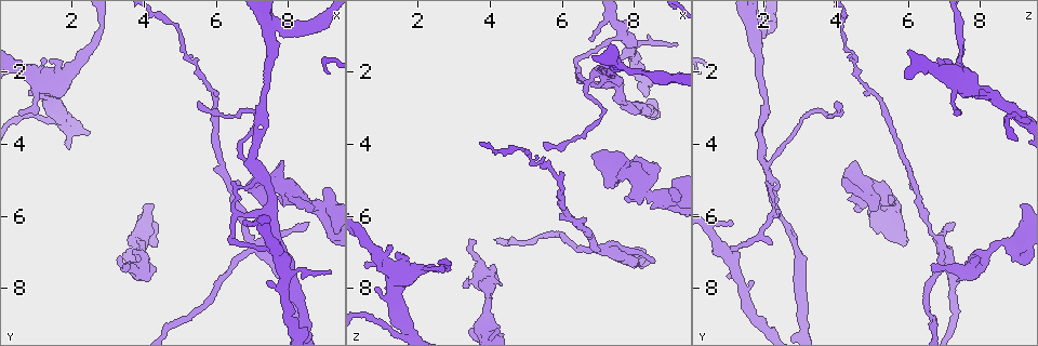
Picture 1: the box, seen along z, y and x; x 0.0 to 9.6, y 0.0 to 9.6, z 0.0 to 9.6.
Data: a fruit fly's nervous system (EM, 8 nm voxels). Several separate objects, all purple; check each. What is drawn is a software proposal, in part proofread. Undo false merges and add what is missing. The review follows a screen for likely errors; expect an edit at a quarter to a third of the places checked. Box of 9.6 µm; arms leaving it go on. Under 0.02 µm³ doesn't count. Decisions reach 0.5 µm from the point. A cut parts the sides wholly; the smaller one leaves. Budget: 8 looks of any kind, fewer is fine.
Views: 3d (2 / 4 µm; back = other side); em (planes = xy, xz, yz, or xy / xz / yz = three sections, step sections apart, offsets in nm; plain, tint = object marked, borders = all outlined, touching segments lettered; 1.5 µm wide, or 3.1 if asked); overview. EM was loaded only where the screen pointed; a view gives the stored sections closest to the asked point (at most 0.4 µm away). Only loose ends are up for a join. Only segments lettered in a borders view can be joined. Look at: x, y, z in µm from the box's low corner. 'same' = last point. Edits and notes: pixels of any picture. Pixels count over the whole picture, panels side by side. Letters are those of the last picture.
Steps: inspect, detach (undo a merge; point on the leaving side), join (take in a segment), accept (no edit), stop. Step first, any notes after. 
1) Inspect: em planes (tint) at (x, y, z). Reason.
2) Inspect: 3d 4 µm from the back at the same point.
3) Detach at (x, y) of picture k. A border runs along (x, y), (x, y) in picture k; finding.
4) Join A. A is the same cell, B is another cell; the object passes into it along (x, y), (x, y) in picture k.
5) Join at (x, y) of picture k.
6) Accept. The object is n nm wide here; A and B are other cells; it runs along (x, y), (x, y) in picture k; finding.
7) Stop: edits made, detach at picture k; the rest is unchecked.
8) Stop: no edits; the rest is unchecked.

Inspect: em xy step 4 (tint) at (7.20, 3.25, 3.05). Sharp bend.

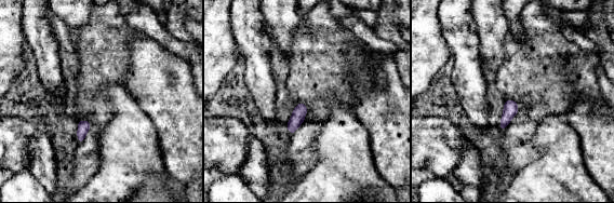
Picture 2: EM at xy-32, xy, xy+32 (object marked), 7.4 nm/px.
Inspect: em planes (borders) at the same point.

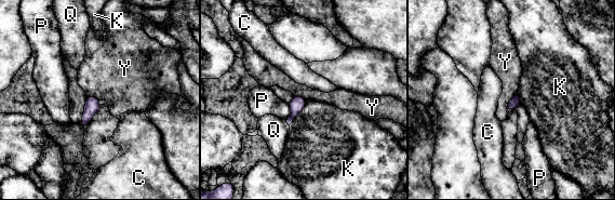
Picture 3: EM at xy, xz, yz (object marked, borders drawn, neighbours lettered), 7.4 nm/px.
Accept. The object is 70 nm wide here; C, K, P, Q and Y are other cells; a border runs along (517, 91), (507, 105), (508, 112) in picture 3; one neuron here.

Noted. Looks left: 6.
Inspect: 3d 4 µm at (8.70, 5.90, 4.55). Free end.

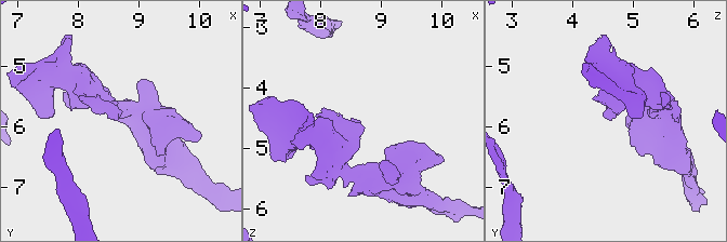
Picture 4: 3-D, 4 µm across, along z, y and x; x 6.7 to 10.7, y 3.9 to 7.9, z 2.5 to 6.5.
Inspect: em planes (plain) at (8.70, 5.85, 4.60). Now the EM.

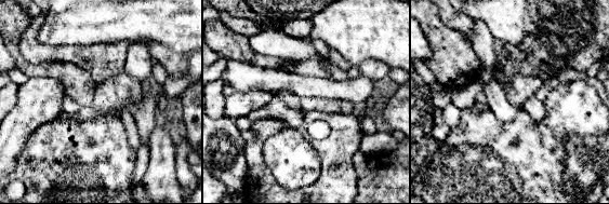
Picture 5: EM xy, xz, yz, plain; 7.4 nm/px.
Inspect: em planes (borders) at the same point. What lies round it.

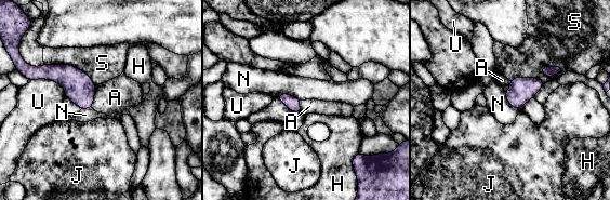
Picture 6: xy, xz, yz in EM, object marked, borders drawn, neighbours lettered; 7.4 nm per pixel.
Accept. A, H, J, N, S and U are other cells; a border runs along (95, 85), (91, 106) in picture 6; none of them fits.

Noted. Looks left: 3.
Inspect: 3d 4 µm at (7.10, 6.95, 6.95). Abrupt turn.

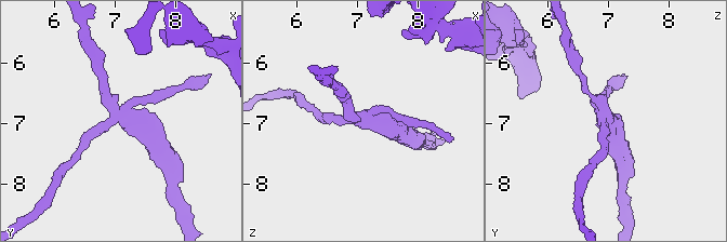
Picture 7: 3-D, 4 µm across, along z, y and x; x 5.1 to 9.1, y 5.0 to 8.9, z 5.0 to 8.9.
Inspect: em planes (tint) at (7.15, 6.90, 6.90). Shape alone is not enough.

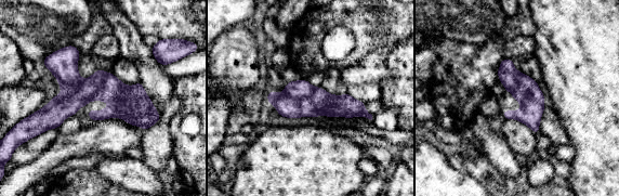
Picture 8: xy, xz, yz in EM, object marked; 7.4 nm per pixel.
Inspect: em planes (borders) at the same point.

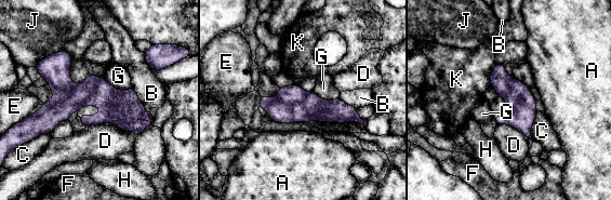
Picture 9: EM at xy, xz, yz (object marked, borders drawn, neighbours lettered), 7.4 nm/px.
Detach at (291, 94) of picture 9. A, B, C, D, E, F, G, H, J and K are other cells; a border runs along (307, 93), (292, 103), (275, 98) in picture 9; two neurons meet here.

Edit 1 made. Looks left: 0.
Stop: edits made, detach at picture 9; the rest is unchecked.

